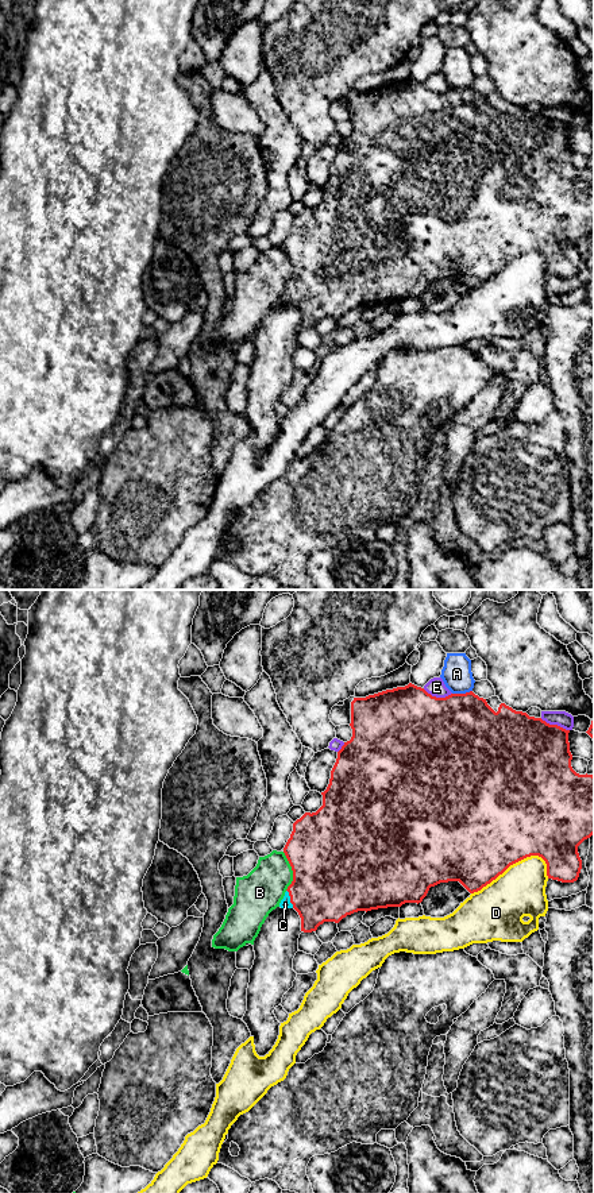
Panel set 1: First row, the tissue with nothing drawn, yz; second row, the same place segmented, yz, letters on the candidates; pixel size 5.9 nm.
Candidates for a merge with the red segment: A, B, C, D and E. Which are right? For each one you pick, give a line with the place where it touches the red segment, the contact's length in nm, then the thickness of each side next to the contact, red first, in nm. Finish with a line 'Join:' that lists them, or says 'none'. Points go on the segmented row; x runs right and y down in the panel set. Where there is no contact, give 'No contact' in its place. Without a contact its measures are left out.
C: Touches red at yz (290, 899). Shared border 120 nm. Thickness 440 nm (red) against 60 nm
Join: C

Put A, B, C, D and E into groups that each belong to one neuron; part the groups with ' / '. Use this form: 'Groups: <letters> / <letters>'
Groups: A / B / C / D / E

